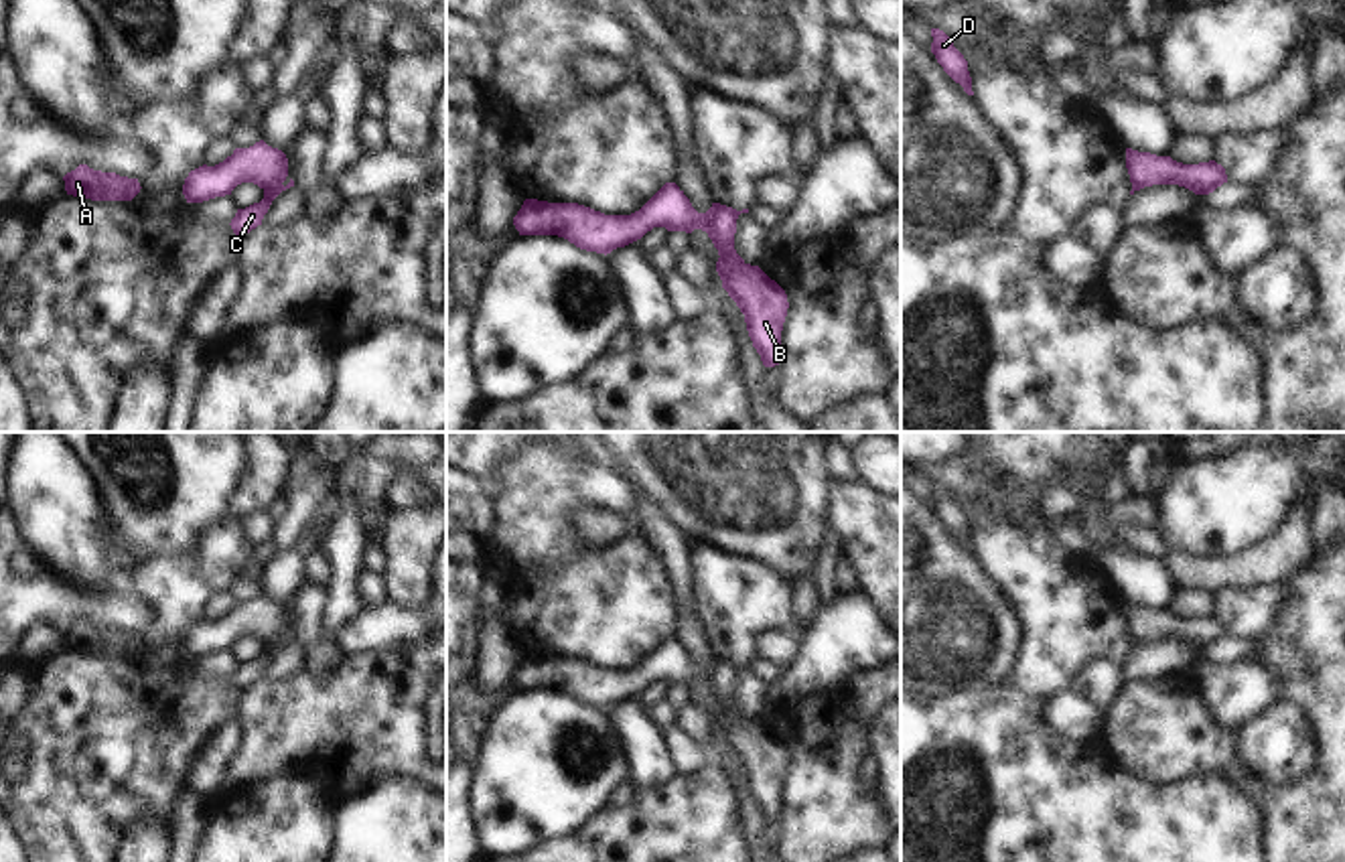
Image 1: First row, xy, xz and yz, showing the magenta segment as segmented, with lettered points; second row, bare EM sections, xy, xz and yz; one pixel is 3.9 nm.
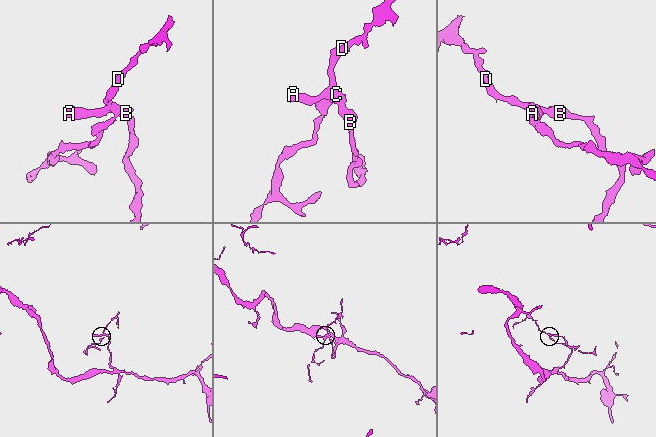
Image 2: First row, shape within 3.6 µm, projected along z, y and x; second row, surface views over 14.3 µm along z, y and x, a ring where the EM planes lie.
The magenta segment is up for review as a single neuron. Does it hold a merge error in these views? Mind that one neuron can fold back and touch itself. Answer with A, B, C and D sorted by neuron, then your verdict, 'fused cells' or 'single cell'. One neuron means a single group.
A B D / C | fused cells

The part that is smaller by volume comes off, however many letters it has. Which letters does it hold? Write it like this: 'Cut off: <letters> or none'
Cut off: C

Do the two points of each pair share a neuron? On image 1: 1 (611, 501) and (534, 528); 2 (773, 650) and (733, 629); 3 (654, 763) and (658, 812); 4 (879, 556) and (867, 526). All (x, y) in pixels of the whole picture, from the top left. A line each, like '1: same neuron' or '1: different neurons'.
1: same neuron
2: different neurons
3: different neurons
4: same neuron

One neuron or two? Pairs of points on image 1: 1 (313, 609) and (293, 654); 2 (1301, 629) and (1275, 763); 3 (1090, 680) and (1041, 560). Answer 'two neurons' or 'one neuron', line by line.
1: two neurons
2: two neurons
3: two neurons

